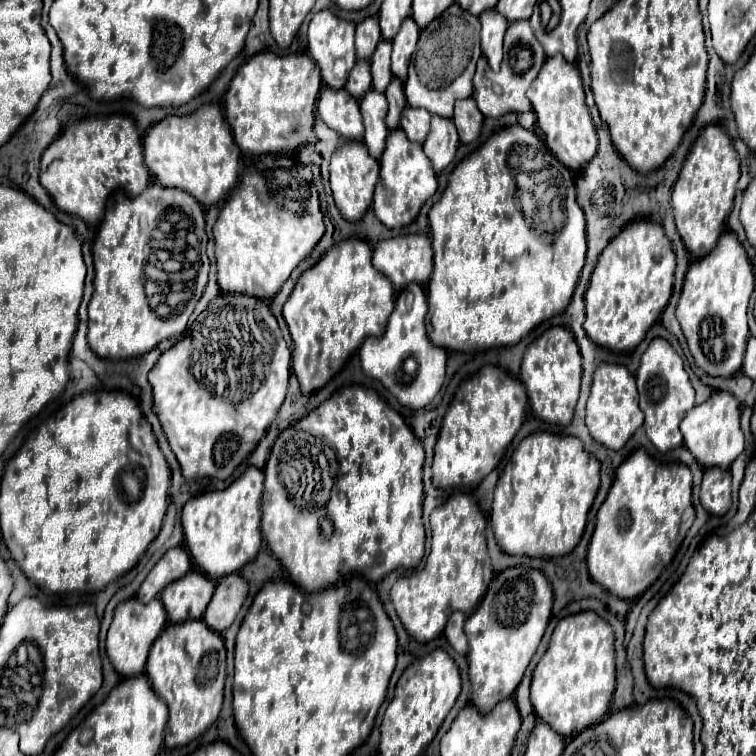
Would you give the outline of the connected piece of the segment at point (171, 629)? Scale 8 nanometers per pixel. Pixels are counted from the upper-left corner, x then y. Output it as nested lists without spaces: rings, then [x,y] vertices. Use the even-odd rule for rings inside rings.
[[[194,618],[182,624],[168,624],[160,638],[152,642],[146,676],[150,678],[156,694],[168,704],[164,744],[168,748],[184,746],[204,734],[220,714],[226,680],[224,638],[216,634],[216,630],[208,630],[202,618]]]

